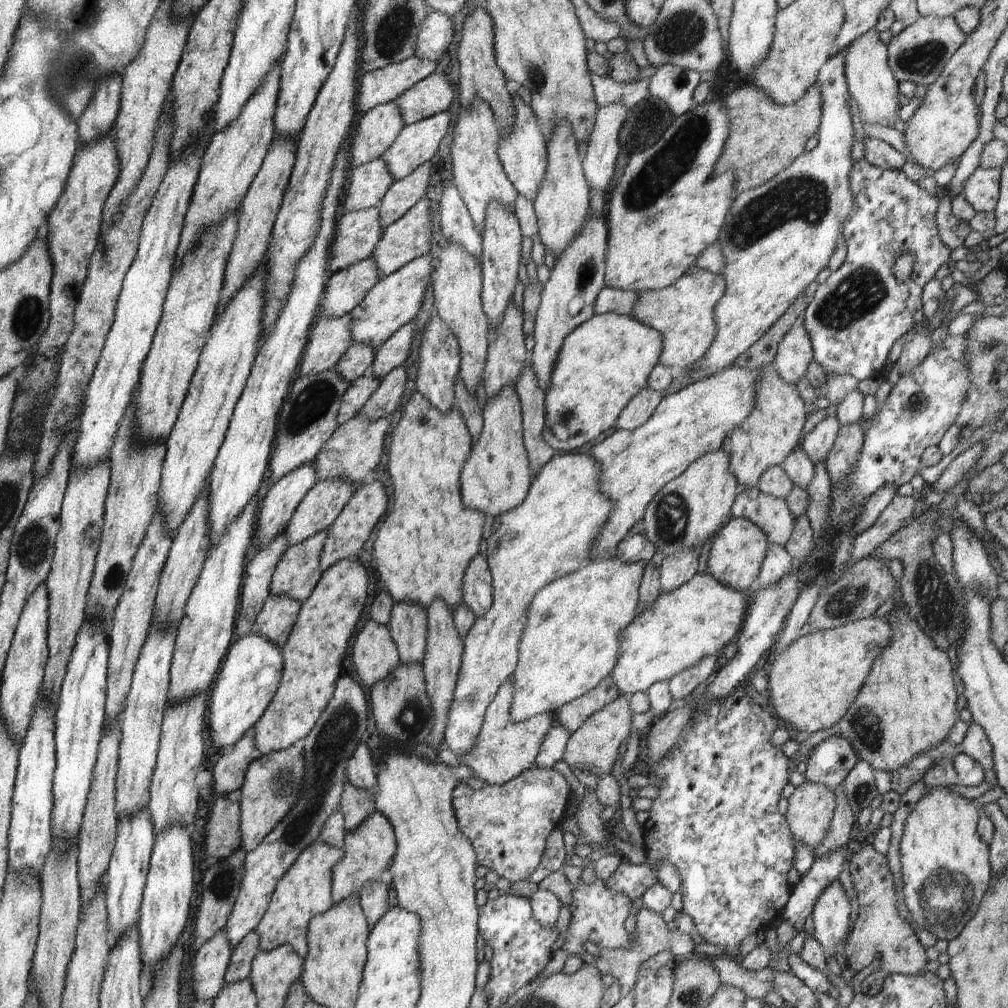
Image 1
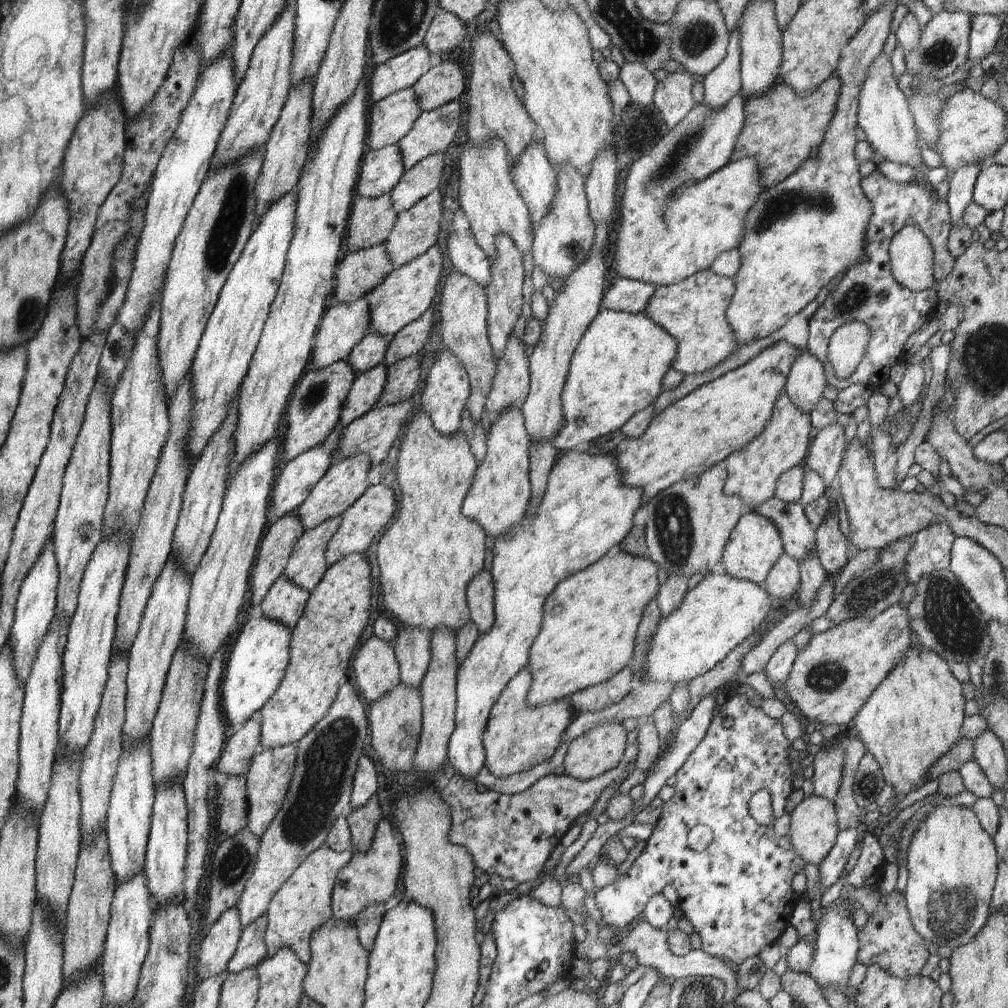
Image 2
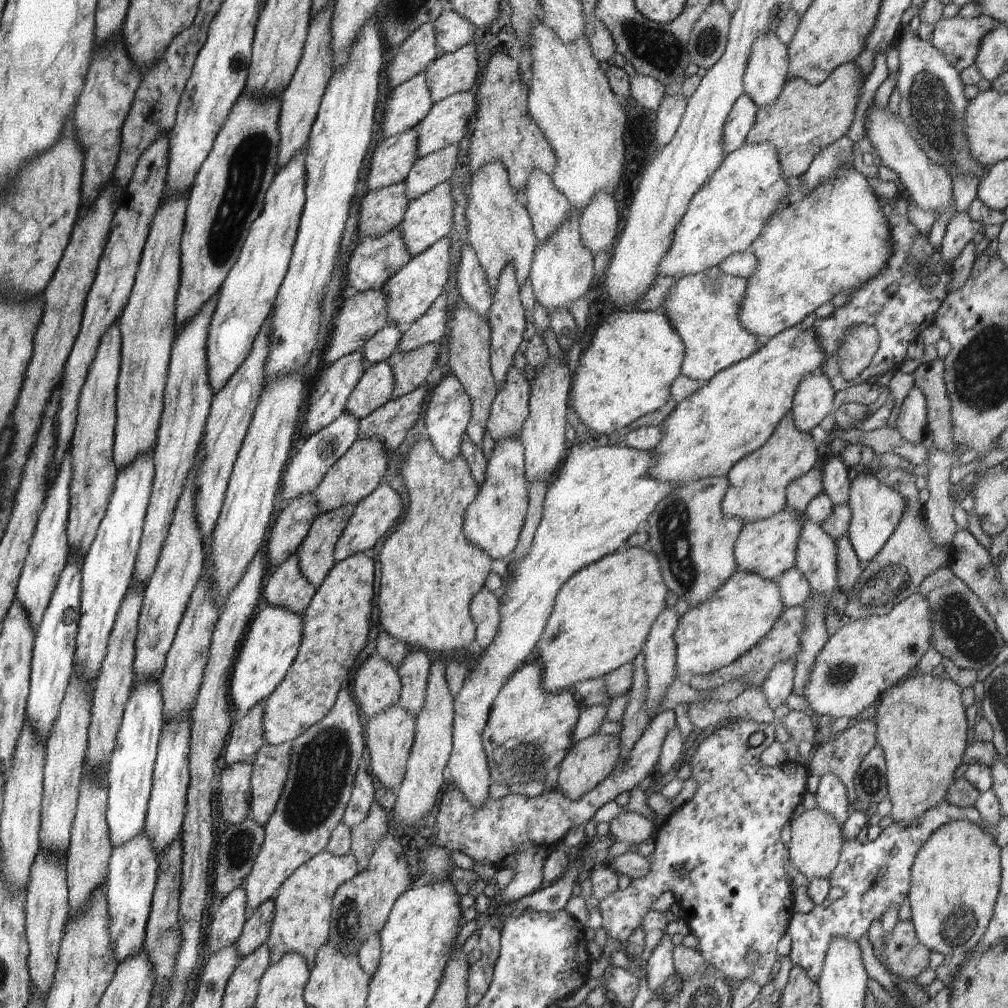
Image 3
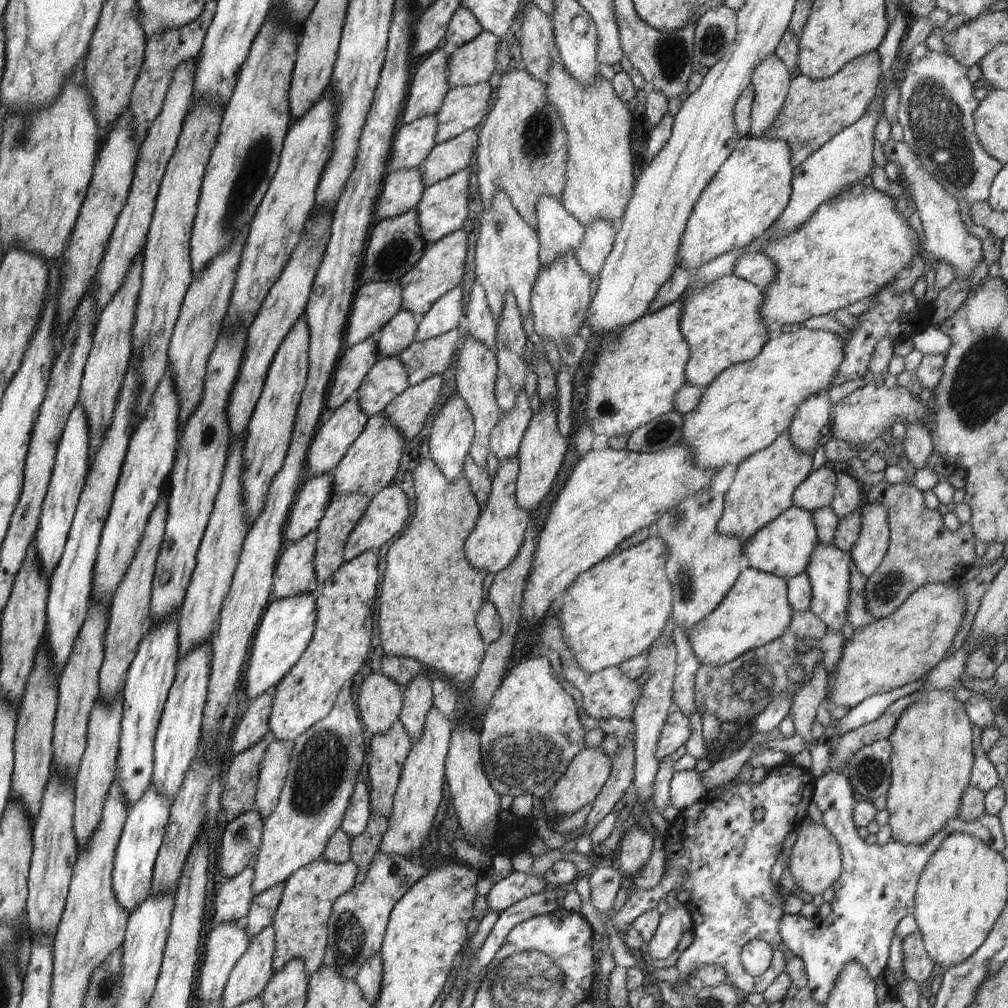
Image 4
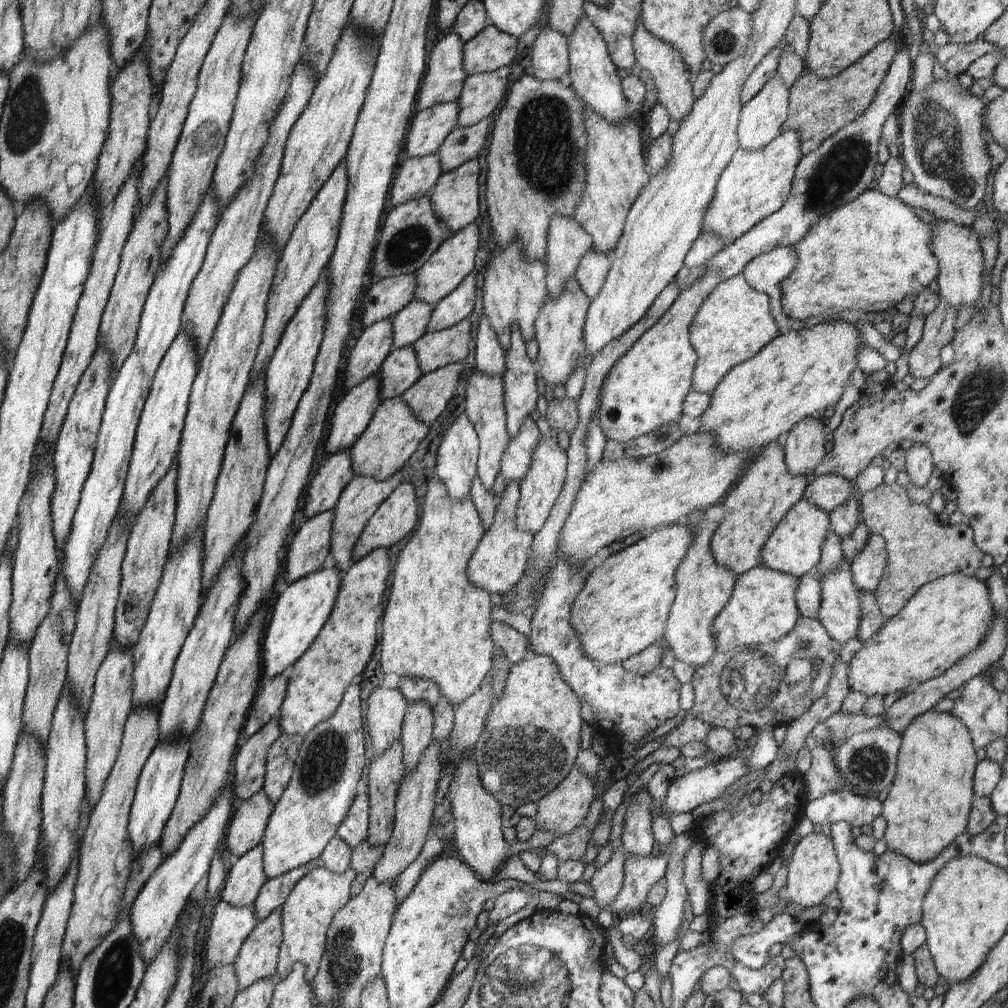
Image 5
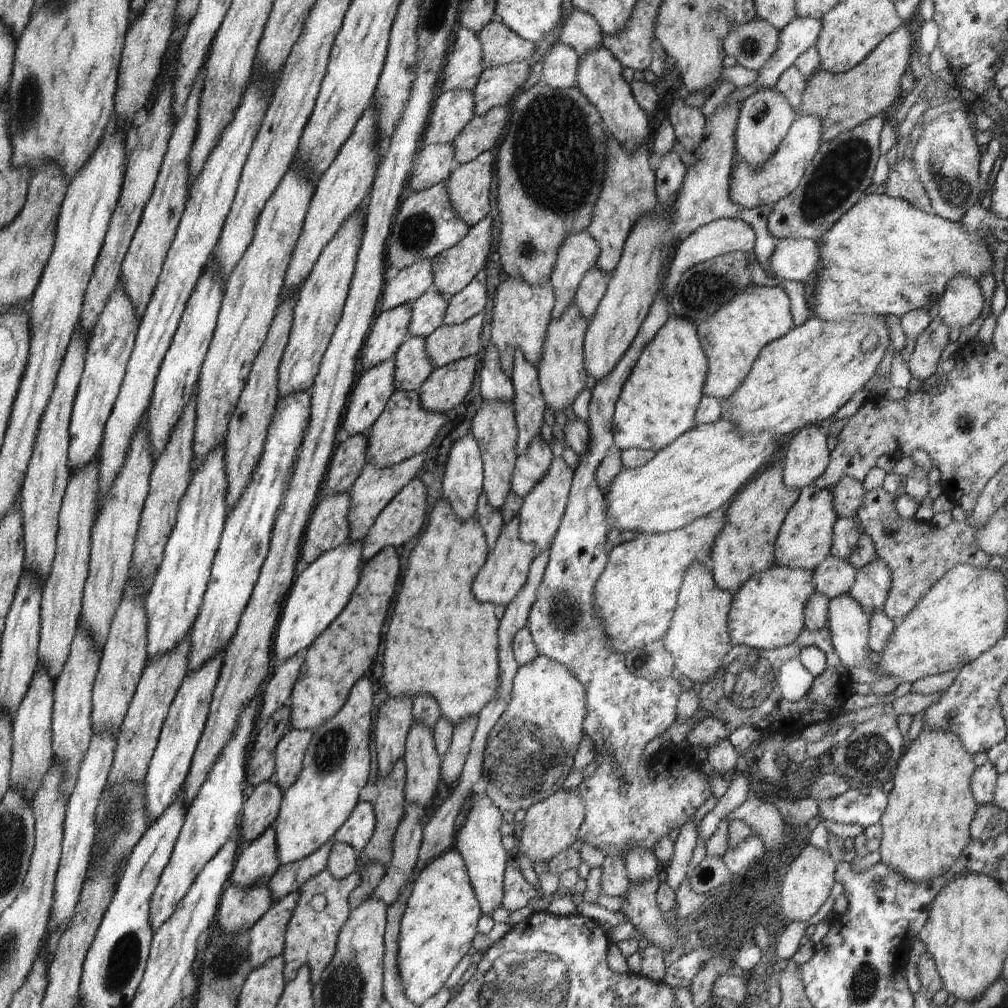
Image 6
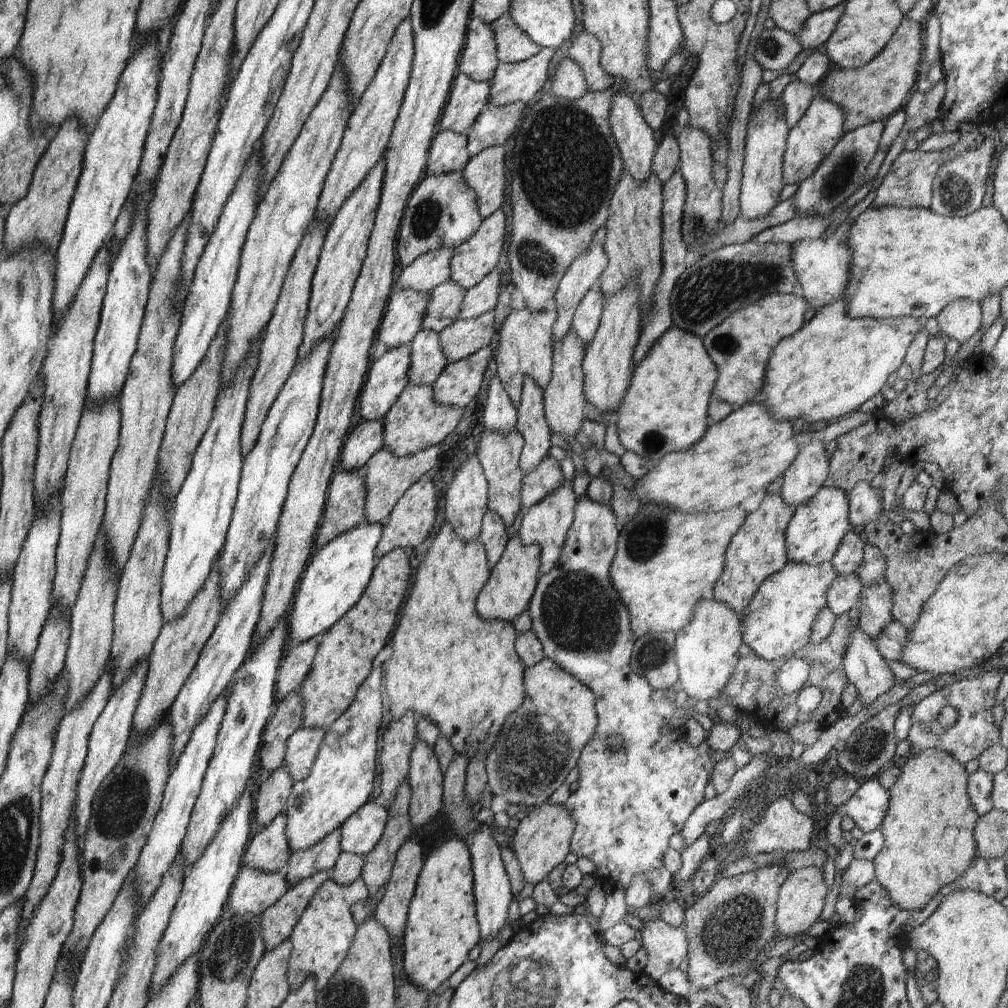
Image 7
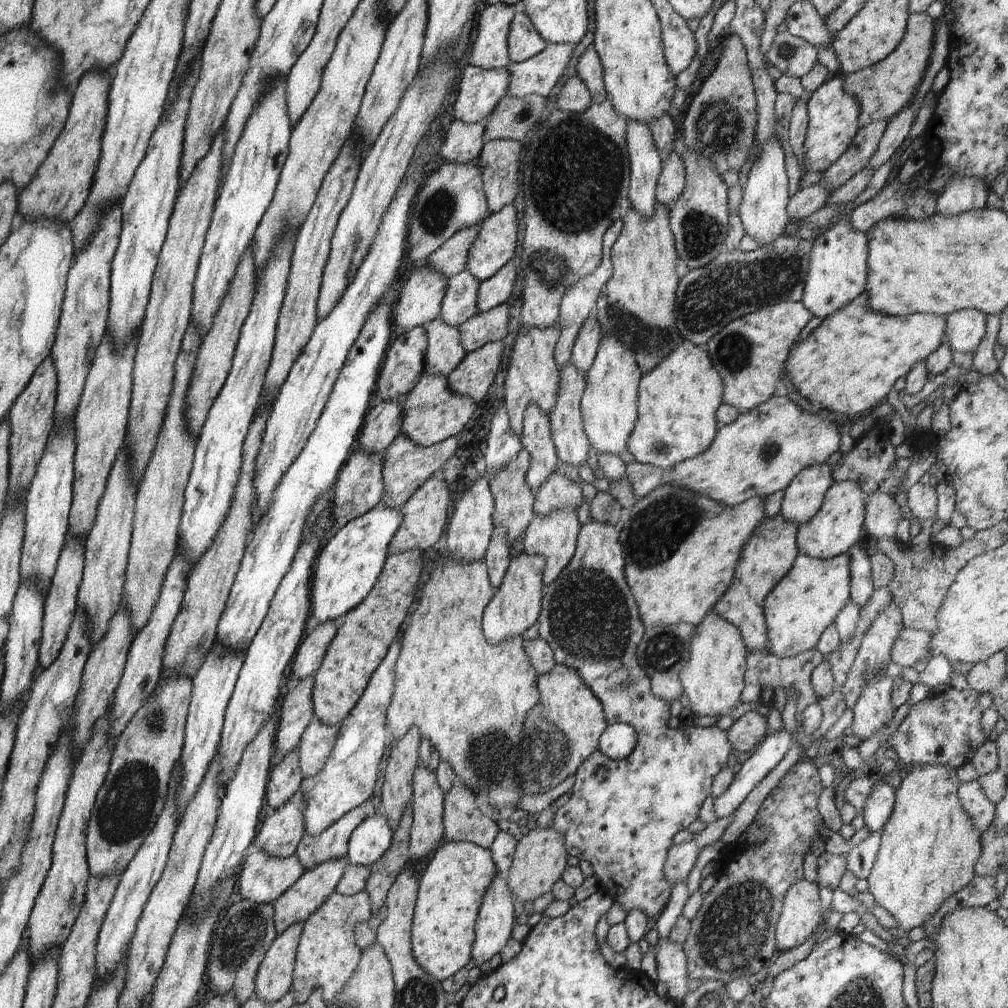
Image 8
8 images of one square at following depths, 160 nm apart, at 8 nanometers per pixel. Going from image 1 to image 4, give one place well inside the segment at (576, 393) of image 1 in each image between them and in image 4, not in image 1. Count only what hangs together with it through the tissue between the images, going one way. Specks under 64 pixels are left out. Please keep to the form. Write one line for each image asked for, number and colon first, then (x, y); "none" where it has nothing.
2: (616, 370)
3: (627, 370)
4: (636, 375)

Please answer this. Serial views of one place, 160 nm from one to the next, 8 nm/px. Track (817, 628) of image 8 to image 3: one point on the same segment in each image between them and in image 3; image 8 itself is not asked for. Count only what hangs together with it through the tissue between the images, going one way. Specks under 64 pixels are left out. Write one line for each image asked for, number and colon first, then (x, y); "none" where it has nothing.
3: (710, 635)
4: (755, 611)
5: (762, 608)
6: (767, 611)
7: (778, 621)

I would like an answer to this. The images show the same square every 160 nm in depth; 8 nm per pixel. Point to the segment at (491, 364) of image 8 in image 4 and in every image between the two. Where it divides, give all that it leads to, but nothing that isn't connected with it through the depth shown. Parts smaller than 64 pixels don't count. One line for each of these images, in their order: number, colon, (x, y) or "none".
4: (407, 413)
5: (427, 397)
6: (447, 386)
7: (459, 382)

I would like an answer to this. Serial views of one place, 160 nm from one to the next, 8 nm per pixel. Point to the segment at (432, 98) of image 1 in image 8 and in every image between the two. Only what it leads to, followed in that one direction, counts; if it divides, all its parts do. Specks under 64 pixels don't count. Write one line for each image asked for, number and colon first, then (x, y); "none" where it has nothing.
2: (444, 83)
3: (449, 73)
4: (472, 63)
5: (491, 49)
6: (500, 45)
7: (513, 45)
8: (524, 42)

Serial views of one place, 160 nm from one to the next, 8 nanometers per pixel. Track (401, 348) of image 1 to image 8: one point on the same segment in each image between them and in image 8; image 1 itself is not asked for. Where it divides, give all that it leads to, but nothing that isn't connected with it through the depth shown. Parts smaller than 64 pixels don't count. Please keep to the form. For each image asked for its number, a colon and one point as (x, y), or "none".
2: (410, 341)
3: (432, 327)
4: (445, 315)
5: (454, 308)
6: (467, 303)
7: (483, 297)
8: (492, 292)

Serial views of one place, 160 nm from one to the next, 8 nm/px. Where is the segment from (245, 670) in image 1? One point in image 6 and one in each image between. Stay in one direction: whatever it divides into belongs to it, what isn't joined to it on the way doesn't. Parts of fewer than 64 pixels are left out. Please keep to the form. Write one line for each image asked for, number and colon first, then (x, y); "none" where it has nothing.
2: (257, 665)
3: (269, 648)
4: (285, 629)
5: (300, 612)
6: (318, 595)

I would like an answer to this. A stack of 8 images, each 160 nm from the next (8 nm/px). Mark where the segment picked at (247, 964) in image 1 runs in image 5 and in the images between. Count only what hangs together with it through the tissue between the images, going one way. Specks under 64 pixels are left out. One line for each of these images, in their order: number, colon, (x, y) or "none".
2: (251, 950)
3: (255, 932)
4: (262, 908)
5: (274, 892)

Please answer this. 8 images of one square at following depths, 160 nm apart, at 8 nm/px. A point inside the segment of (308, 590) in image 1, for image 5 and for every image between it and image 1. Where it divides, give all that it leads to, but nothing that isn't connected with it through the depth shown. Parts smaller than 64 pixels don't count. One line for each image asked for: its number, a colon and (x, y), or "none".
2: (306, 567)
3: (315, 554)
4: (342, 514)
5: (362, 496)

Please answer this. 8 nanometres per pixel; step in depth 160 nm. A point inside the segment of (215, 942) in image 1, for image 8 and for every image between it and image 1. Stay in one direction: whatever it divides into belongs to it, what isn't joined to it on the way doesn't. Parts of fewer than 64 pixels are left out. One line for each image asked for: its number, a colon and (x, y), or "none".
2: (217, 949)
3: (227, 923)
4: (233, 898)
5: (243, 882)
6: (255, 866)
7: (269, 851)
8: (281, 832)

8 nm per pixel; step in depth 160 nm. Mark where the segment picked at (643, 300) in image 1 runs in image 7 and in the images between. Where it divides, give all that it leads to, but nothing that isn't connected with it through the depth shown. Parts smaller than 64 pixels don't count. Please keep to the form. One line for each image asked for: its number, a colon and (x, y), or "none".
2: (692, 311)
3: (703, 308)
4: (721, 323)
5: (734, 322)
6: (732, 338)
7: (740, 345)

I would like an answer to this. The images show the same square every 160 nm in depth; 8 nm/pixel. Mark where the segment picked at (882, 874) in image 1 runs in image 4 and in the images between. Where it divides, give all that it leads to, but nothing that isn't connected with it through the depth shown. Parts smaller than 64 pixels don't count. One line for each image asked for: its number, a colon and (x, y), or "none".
2: (888, 940)
3: (905, 956)
4: (917, 965)

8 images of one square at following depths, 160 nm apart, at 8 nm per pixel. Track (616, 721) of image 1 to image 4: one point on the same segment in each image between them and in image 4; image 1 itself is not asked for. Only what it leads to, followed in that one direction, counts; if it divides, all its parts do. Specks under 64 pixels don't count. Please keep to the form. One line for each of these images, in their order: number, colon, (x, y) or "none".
2: (594, 752)
3: (589, 761)
4: (587, 772)

